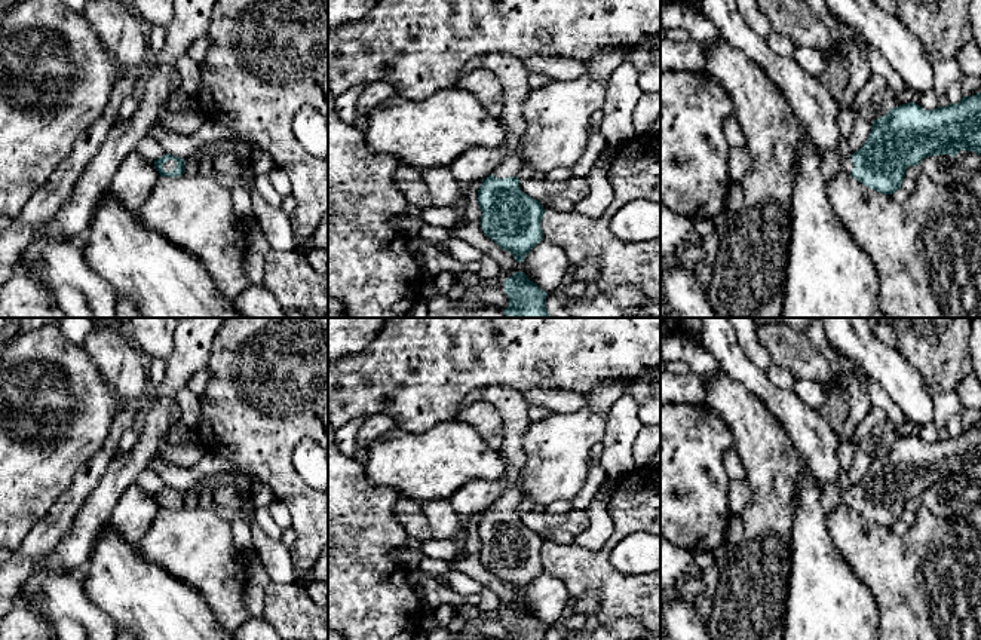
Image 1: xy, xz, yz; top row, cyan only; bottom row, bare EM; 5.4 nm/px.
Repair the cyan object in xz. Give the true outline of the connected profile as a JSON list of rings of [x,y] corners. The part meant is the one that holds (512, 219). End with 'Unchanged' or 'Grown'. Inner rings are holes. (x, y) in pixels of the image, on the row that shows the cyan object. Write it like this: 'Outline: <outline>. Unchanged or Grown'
Outline: [[[490,53],[481,56],[481,68],[493,71],[505,91],[502,126],[506,156],[490,177],[482,180],[478,192],[481,229],[502,249],[509,251],[518,263],[543,241],[542,203],[519,187],[516,177],[522,168],[519,144],[525,131],[522,102],[530,92],[530,73],[524,59],[514,55]]]. Grown

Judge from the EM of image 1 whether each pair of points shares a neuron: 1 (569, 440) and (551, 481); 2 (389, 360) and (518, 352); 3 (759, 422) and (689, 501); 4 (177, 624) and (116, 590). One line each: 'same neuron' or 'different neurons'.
1: same neuron
2: same neuron
3: different neurons
4: same neuron

